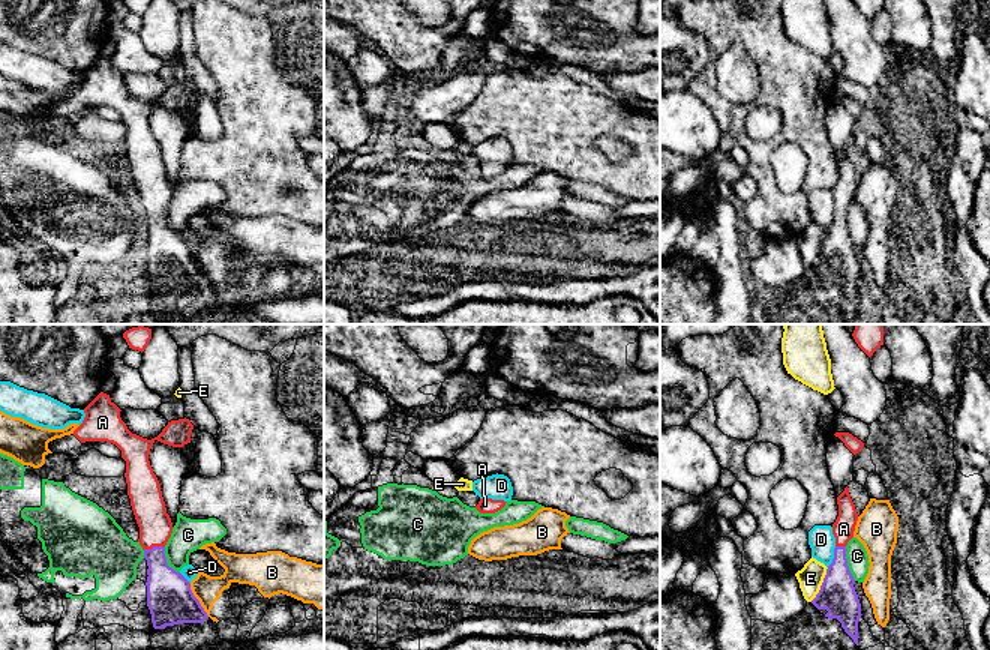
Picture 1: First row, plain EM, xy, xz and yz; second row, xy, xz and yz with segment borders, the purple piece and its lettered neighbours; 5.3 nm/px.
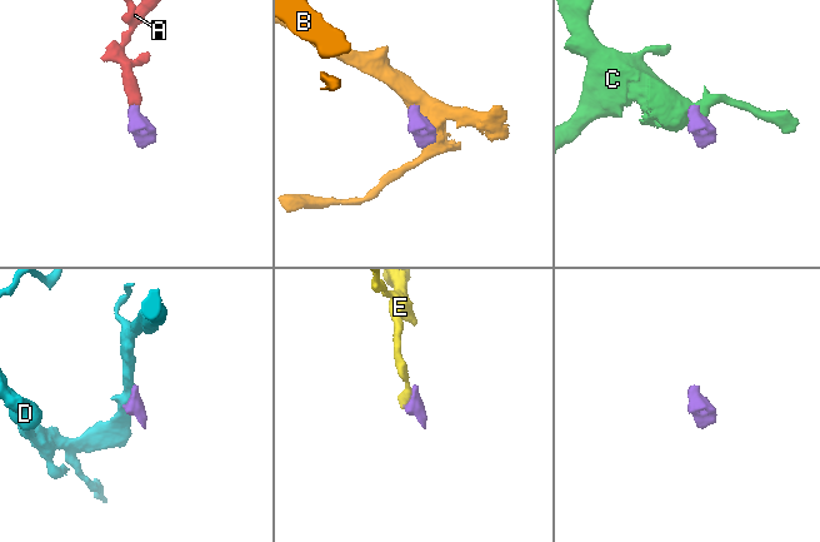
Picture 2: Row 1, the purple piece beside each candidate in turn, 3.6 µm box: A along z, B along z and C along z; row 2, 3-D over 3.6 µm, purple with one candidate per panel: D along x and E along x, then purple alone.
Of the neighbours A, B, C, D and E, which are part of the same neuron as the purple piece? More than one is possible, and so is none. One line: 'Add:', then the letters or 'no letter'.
Add: A

